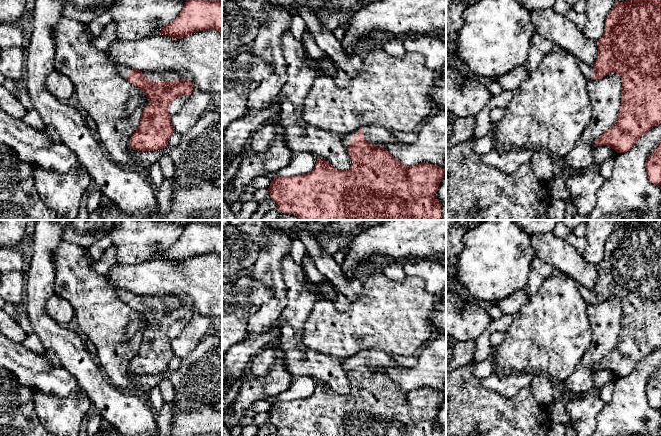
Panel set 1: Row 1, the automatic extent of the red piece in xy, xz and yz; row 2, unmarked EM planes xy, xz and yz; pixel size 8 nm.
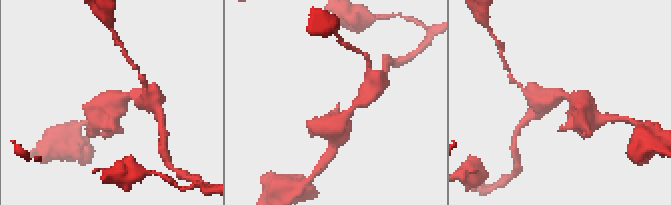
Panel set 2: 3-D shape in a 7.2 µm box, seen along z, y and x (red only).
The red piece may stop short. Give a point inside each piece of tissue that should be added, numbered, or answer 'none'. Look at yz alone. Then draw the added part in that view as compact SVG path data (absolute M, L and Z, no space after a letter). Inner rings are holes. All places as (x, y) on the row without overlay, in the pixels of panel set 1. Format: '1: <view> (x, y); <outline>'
1: yz (588, 295); M578 284L578 288L586 304L587 305L591 304L592 300L594 299L594 291L587 289L586 287L580 284Z

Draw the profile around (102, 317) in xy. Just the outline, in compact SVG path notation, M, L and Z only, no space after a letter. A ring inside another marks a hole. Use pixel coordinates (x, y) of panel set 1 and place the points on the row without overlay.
M63 240L53 252L53 263L56 270L54 294L68 301L73 307L82 337L95 345L95 359L111 384L119 390L142 391L134 381L129 364L140 348L144 330L128 341L125 340L125 331L129 323L141 320L143 316L125 304L118 297L118 290L108 283L105 276L94 270L95 262L90 259L87 247Z

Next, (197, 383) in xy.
M222 323L181 359L178 370L169 372L175 390L175 406L195 411L222 399Z

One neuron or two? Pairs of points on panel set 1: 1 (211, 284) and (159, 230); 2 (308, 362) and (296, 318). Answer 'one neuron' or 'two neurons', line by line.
1: two neurons
2: one neuron

